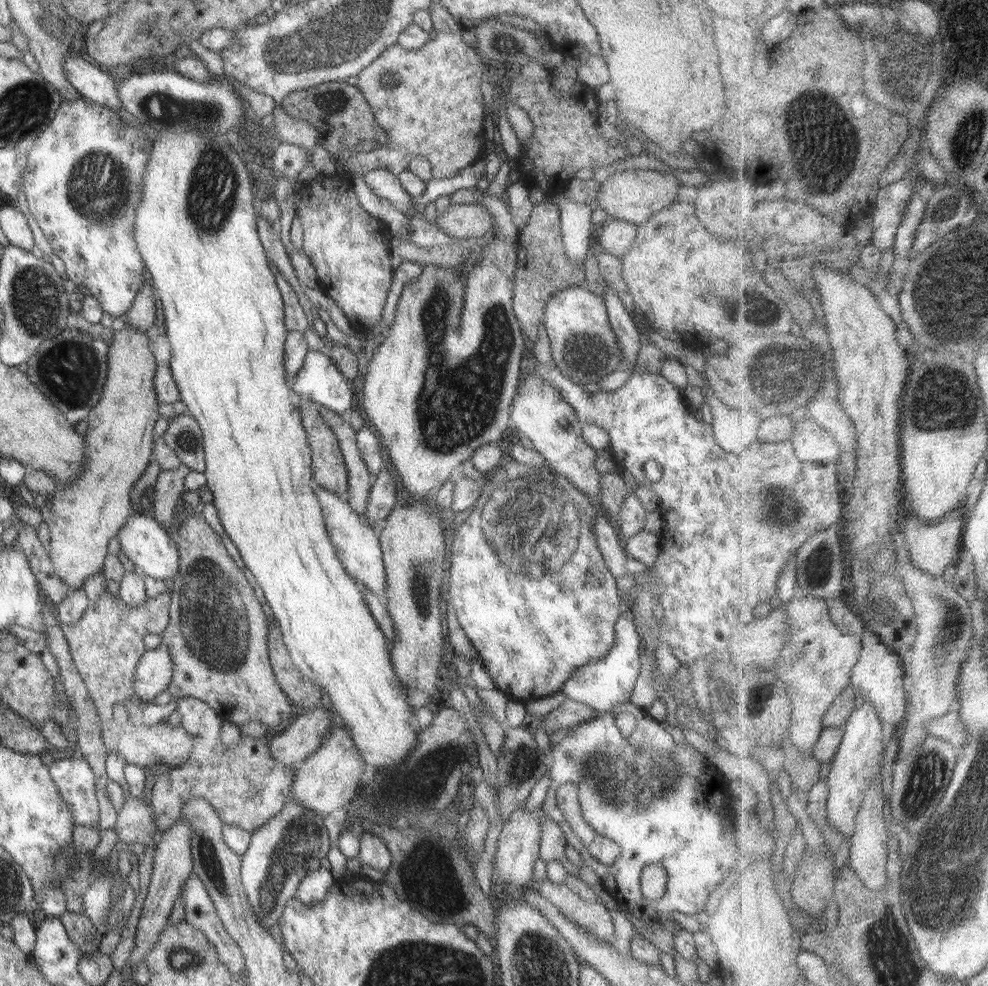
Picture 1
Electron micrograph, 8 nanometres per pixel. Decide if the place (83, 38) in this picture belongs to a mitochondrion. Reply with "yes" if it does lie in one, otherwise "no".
no

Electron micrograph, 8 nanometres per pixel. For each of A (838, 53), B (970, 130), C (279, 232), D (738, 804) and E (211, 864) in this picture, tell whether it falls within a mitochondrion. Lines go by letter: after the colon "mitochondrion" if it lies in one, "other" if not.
A: other
B: mitochondrion
C: other
D: other
E: mitochondrion

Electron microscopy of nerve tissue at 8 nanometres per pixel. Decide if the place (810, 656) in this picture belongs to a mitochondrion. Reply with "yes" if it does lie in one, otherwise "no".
no

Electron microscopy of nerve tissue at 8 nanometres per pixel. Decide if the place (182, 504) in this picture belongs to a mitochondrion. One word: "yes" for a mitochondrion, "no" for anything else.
no

